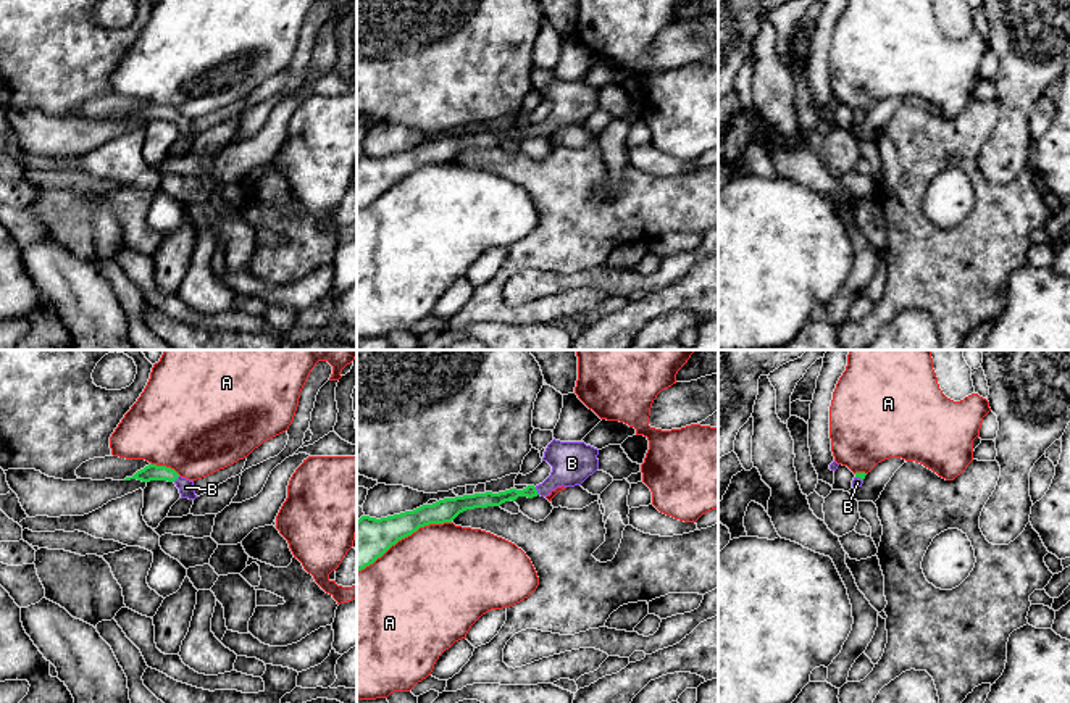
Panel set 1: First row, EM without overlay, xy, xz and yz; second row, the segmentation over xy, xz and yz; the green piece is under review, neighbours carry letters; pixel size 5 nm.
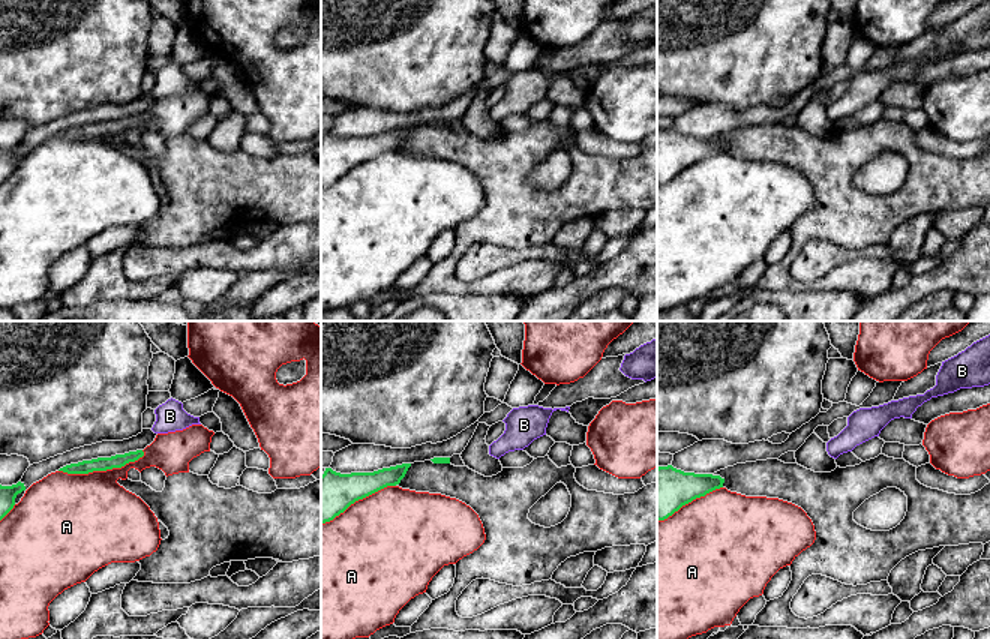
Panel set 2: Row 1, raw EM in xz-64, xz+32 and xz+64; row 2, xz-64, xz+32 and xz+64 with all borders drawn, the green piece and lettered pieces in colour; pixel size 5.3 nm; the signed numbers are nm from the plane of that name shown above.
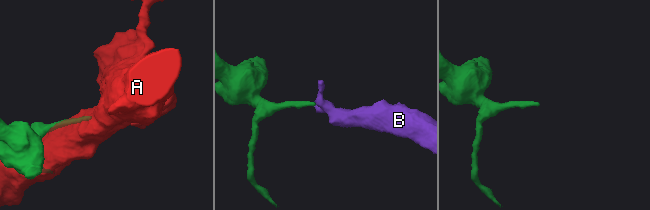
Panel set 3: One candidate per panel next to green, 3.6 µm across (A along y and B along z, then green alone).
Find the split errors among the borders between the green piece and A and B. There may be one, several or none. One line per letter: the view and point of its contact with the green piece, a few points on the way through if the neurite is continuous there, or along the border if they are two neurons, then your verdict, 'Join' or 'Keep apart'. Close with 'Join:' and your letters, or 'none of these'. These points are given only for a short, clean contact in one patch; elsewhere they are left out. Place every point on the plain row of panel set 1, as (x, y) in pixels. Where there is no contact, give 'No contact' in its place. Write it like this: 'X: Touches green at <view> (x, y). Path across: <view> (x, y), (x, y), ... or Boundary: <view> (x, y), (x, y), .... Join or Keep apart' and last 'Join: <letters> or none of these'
A: Touches green at xz (404, 176). Keep apart
B: Touches green at xz (536, 129). Path across: xz (488, 137), (536, 129), (544, 128), (572, 102). Join
Join: B

